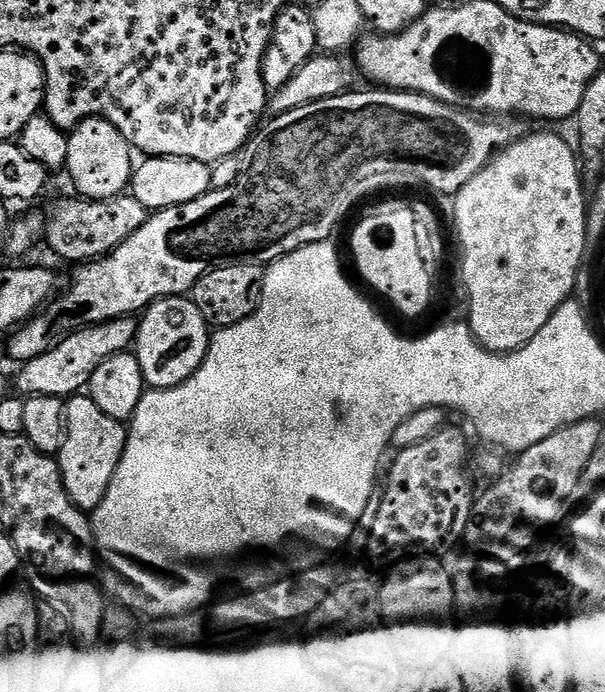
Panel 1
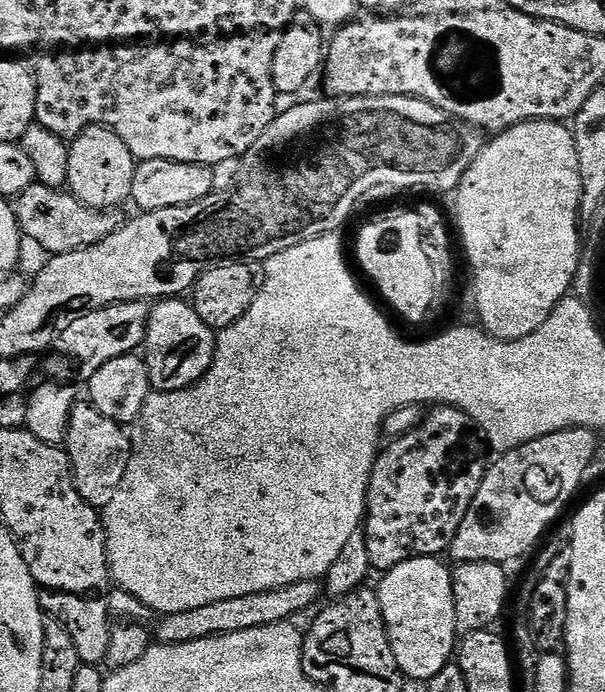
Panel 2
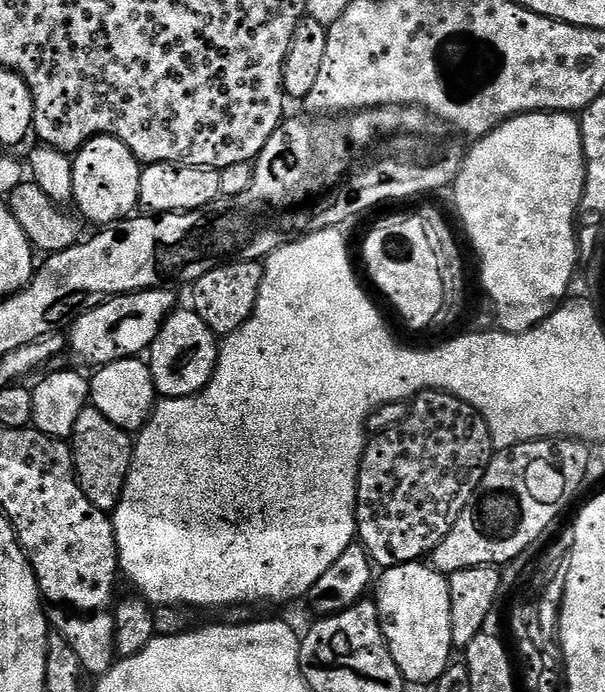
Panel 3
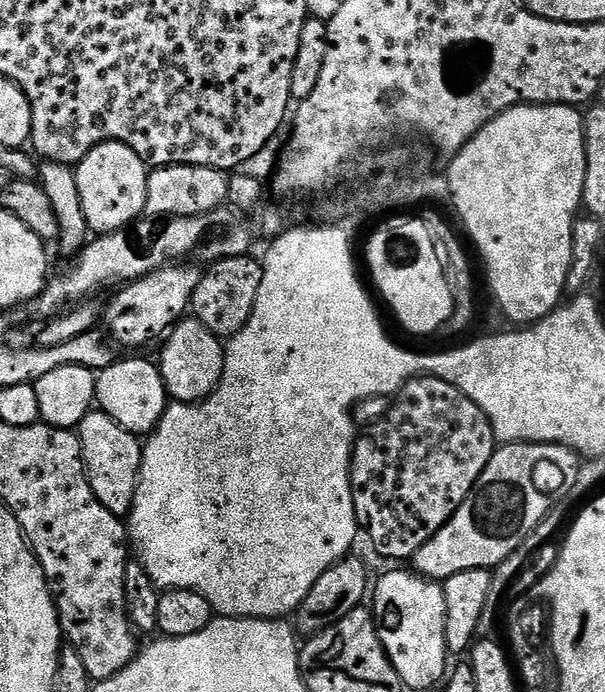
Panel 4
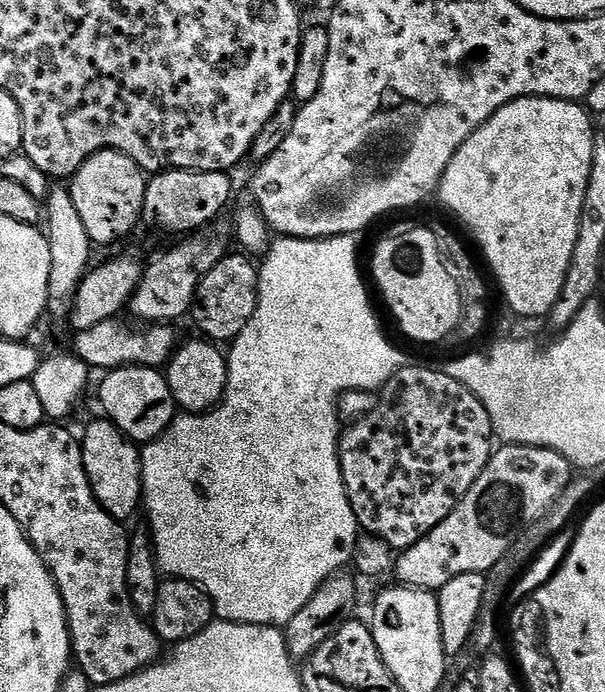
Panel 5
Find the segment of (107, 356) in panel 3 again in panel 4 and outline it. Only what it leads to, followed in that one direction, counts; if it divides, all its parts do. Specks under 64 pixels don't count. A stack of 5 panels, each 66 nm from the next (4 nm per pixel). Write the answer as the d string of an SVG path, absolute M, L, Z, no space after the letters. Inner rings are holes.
M188 266L159 268L140 280L123 285L115 293L117 296L109 302L108 309L105 312L103 309L102 312L102 328L104 324L103 331L106 336L108 331L107 339L113 345L121 344L124 348L144 348L151 340L159 341L185 319L194 290L198 290L202 272L201 269L184 267Z

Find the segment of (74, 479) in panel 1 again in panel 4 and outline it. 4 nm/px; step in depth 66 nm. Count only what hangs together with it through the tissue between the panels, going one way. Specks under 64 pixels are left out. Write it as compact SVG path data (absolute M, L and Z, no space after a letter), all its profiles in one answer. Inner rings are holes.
M93 410L82 418L78 429L80 438L80 457L84 459L84 477L88 479L90 490L110 514L127 517L132 510L136 486L140 479L141 441L135 434L128 432L114 418L105 412Z

